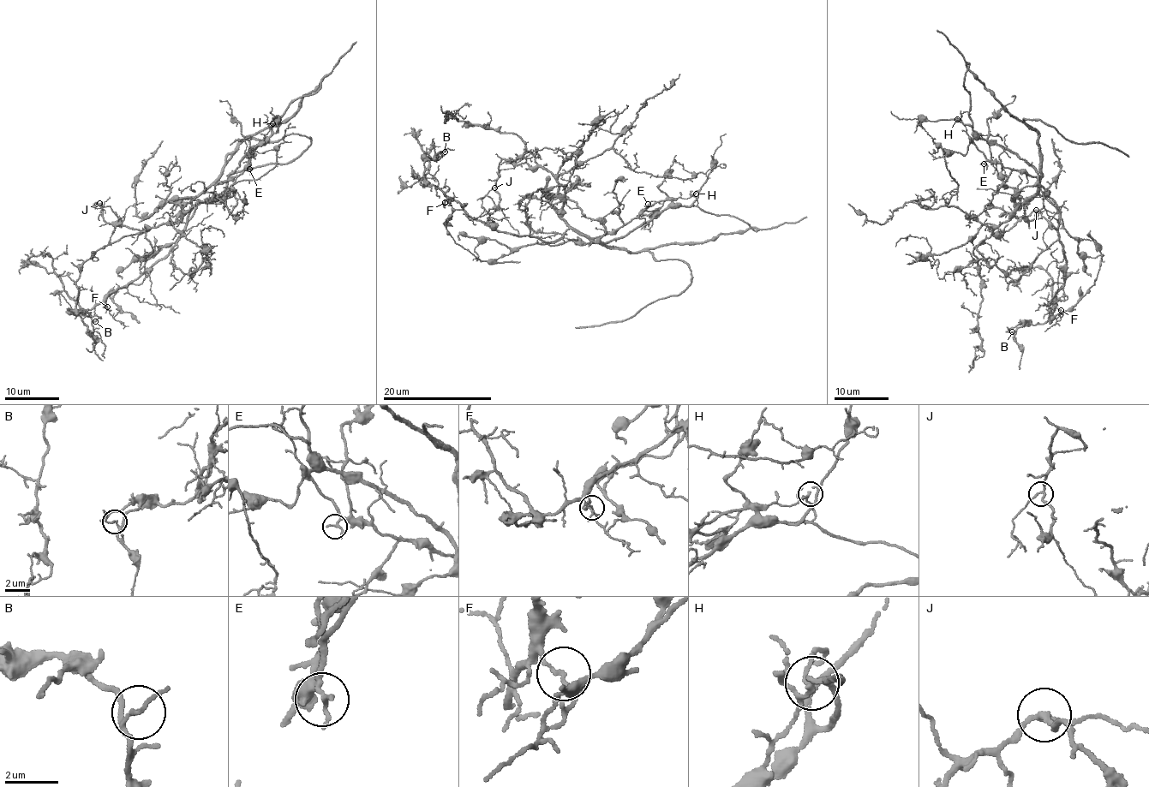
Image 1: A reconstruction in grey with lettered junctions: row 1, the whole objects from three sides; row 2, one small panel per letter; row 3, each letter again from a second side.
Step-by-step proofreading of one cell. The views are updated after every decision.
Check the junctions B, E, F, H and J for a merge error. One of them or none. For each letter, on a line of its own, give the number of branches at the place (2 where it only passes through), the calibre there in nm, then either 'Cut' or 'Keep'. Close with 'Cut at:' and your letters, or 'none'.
B: Branches: 3. Thickness 110 nm. Keep
E: Branches: 3. Thickness 130 nm. Keep
F: Branches: 3. Thickness 100 nm. Cut
H: Branches: 4. Thickness 110 nm. Keep
J: Branches: 3. Thickness 150 nm. Keep
Cut at: F

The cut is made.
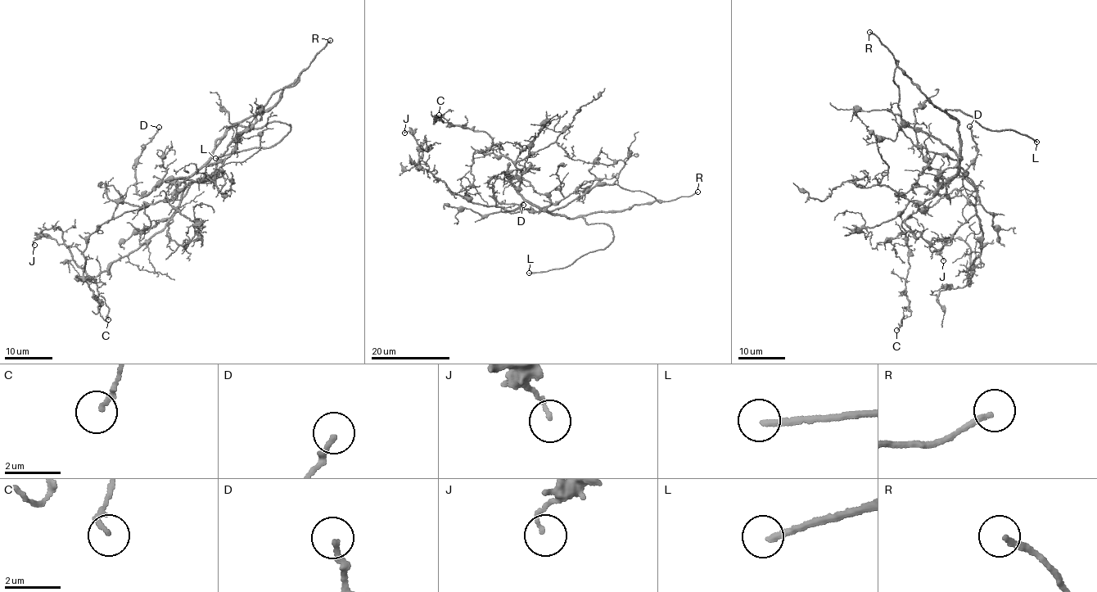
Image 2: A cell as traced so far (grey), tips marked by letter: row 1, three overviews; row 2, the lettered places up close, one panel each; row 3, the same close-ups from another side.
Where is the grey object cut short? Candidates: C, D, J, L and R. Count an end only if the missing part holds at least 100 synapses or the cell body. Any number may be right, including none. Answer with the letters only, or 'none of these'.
L, R

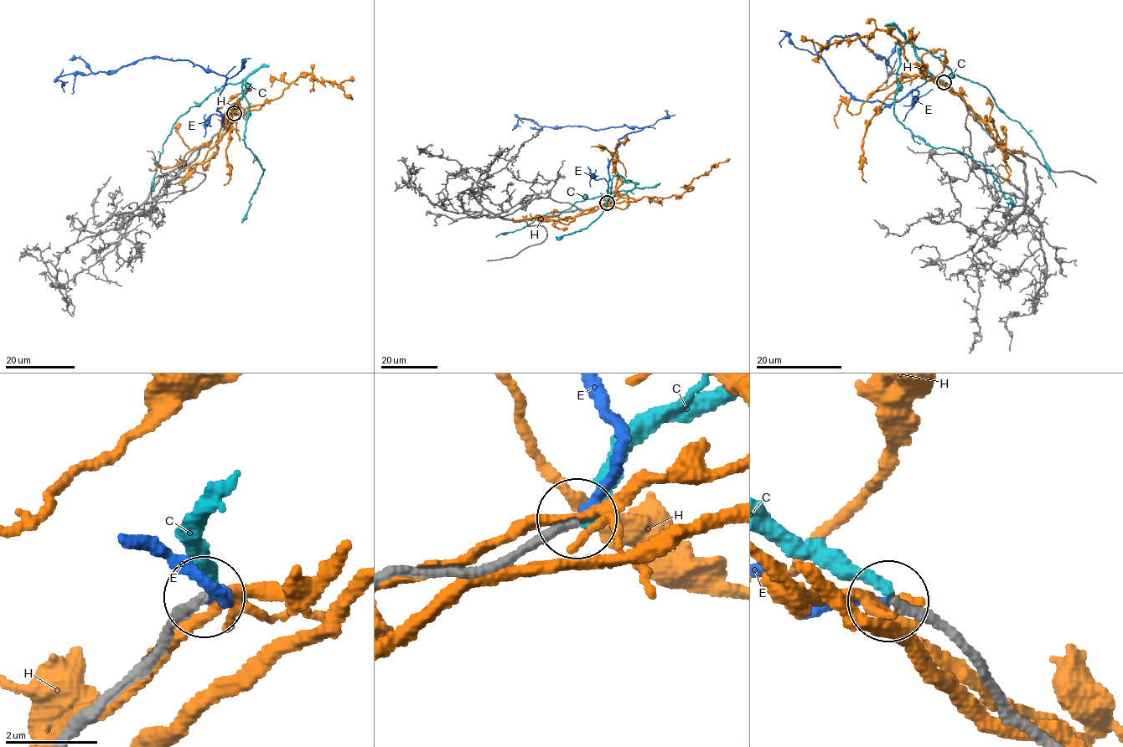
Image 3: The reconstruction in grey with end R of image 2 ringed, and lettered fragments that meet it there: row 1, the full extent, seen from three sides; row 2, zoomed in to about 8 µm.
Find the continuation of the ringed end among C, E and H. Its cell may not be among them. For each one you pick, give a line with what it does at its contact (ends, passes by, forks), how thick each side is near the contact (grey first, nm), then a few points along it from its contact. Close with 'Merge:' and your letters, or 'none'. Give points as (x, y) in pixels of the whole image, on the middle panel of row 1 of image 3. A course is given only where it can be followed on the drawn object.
E: It ends there. Thickness 220 nm (grey) against 200 nm. Its course: (607, 203), (609, 160), (618, 140), (643, 127), (551, 127), (518, 117), (512, 129)
Merge: E

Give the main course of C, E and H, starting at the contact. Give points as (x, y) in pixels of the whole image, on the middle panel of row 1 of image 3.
C: (607, 203), (612, 197), (630, 191), (635, 183), (615, 175), (600, 216), (587, 228), (556, 236)
E: (607, 203), (609, 160), (618, 140), (643, 127), (551, 127), (518, 117), (512, 129)
H: (605, 203), (619, 198), (665, 198), (683, 194), (695, 177), (707, 174), (711, 167), (730, 159)

